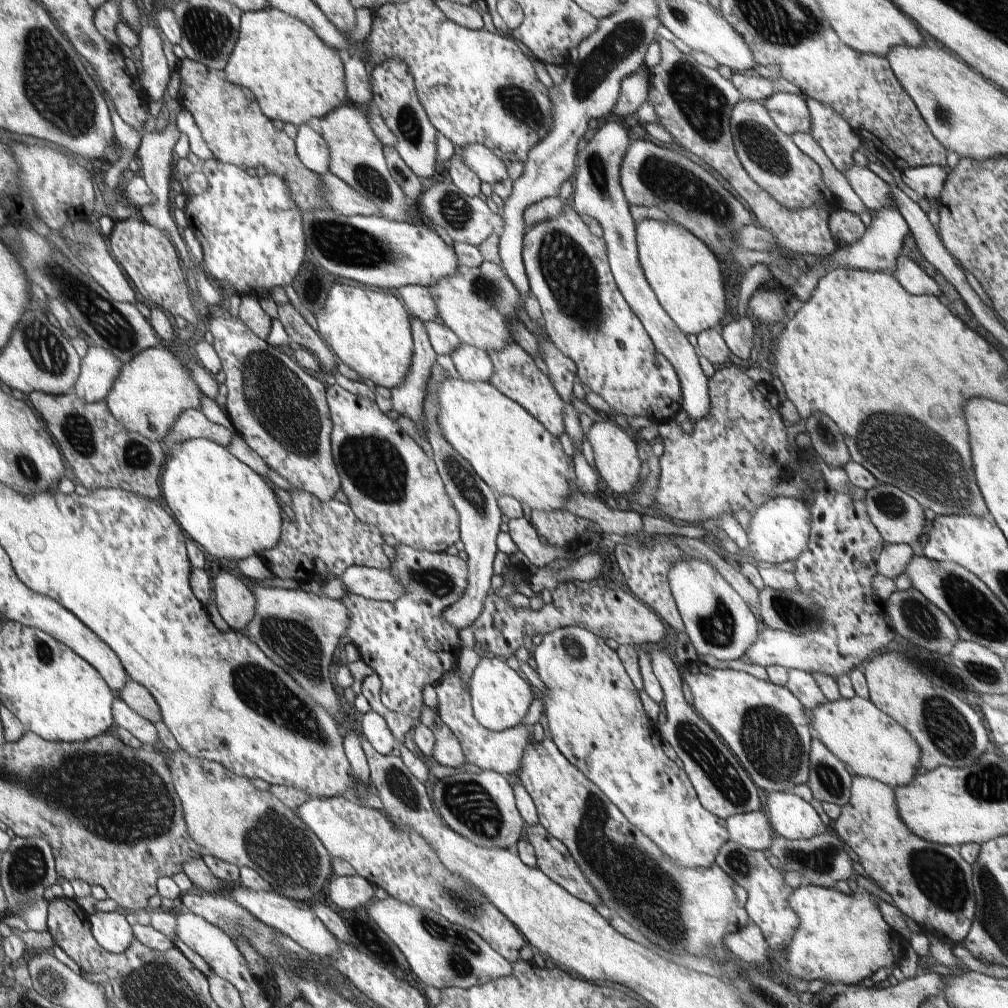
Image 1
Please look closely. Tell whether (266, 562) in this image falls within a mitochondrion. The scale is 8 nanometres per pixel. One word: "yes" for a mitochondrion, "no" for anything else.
no

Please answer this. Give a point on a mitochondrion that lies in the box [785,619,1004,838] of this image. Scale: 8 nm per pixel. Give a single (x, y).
(949, 730)

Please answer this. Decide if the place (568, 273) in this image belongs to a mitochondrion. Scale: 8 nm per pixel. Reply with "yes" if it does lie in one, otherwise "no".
yes

